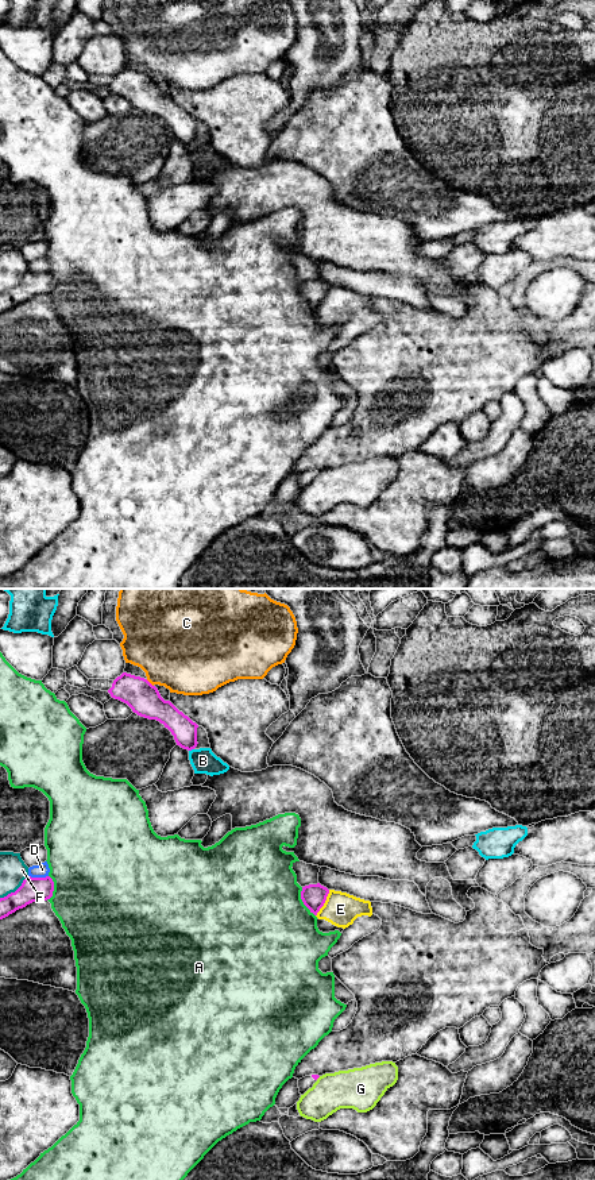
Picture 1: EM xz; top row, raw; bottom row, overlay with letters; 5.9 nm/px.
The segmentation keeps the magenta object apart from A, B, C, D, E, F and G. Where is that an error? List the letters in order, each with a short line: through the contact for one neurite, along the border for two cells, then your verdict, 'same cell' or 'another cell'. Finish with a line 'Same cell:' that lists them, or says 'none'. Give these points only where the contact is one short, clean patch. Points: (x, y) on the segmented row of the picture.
A: another cell
B: another cell
C: another cell
D: another cell
E: another cell
F: another cell
G: another cell
Same cell: none

